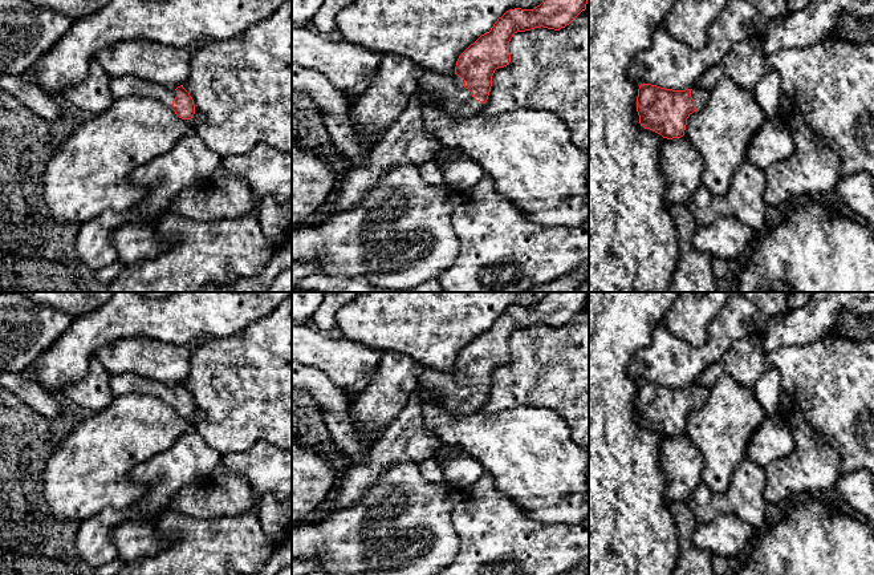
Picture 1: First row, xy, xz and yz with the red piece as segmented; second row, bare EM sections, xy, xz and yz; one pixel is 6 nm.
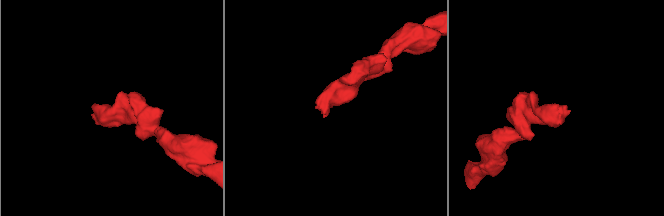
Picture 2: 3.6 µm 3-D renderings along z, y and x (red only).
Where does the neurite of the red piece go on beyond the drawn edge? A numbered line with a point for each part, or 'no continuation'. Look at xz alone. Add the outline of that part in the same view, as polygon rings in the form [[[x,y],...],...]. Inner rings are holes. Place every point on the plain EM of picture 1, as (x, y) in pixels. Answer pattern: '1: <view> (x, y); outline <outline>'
1: xz (406, 438); outline [[[418,369],[418,386],[410,394],[410,398],[405,408],[398,413],[395,420],[383,432],[379,440],[373,445],[369,452],[367,461],[363,463],[354,463],[338,481],[338,490],[332,494],[328,505],[322,507],[322,518],[314,523],[325,522],[333,513],[343,510],[357,503],[366,491],[378,481],[379,475],[394,463],[403,461],[411,461],[422,463],[427,459],[435,458],[438,452],[443,448],[443,444],[424,426],[423,424],[423,405],[424,396],[432,393],[435,401],[451,416],[466,416],[477,412],[483,400],[476,398],[471,389],[464,385],[464,377],[458,372],[439,373],[432,369]]]

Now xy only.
1: xy (121, 384); outline [[[119,373],[110,376],[110,388],[115,397],[129,393],[156,397],[168,405],[176,394],[175,386],[167,386],[156,380],[151,380],[135,373]]]

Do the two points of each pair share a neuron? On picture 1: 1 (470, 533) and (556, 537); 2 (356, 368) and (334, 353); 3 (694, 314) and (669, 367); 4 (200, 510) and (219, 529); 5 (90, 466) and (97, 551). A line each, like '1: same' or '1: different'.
1: same
2: same
3: different
4: different
5: different

